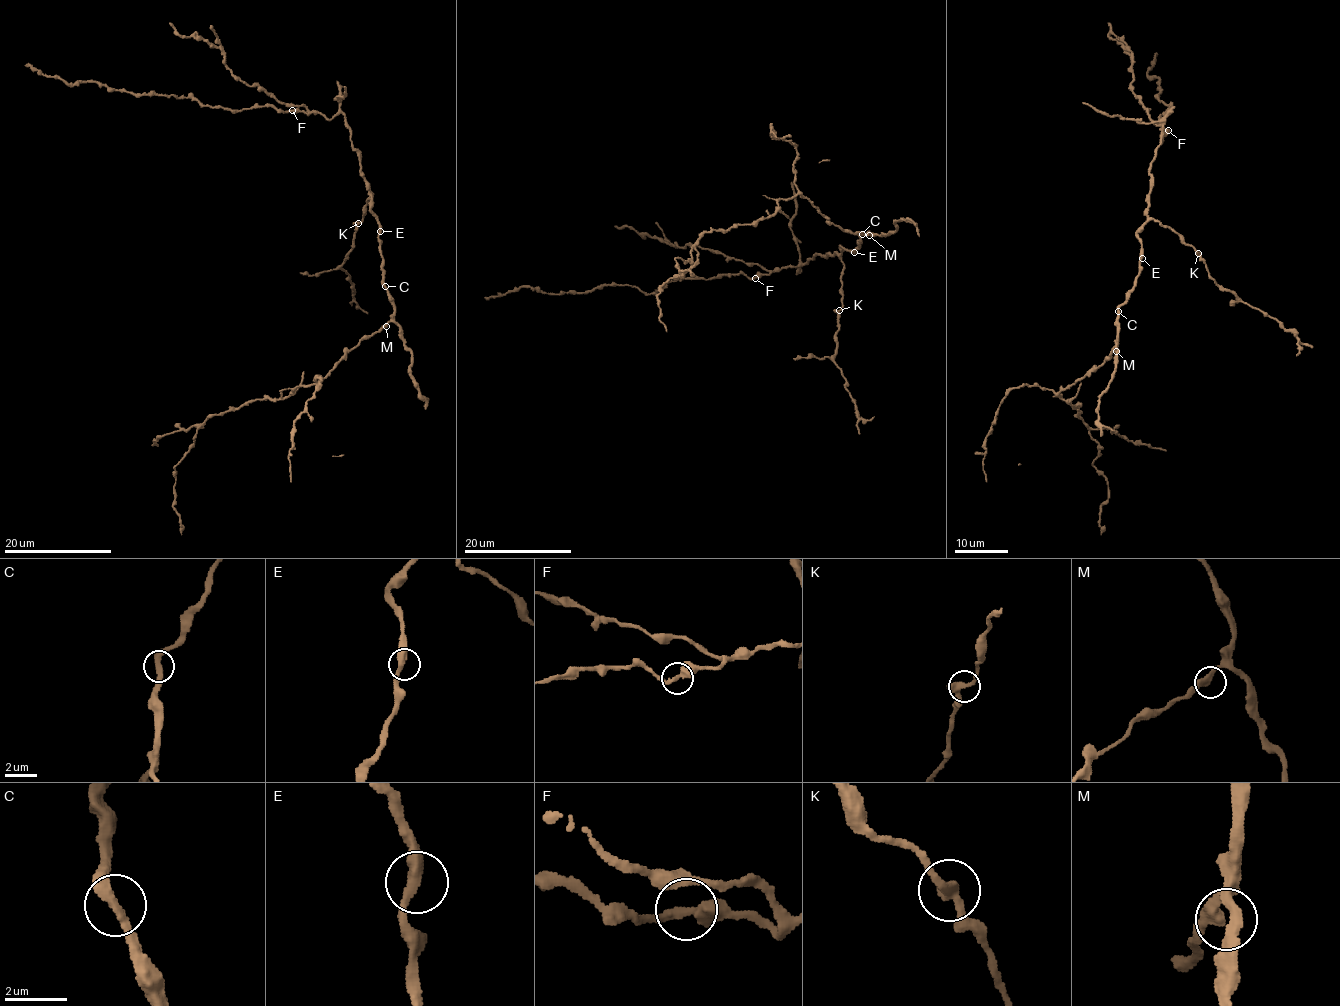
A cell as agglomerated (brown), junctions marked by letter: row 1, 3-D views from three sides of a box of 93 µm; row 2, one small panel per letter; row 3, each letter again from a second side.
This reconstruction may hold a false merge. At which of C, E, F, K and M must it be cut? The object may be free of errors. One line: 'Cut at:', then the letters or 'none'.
Cut at: none

